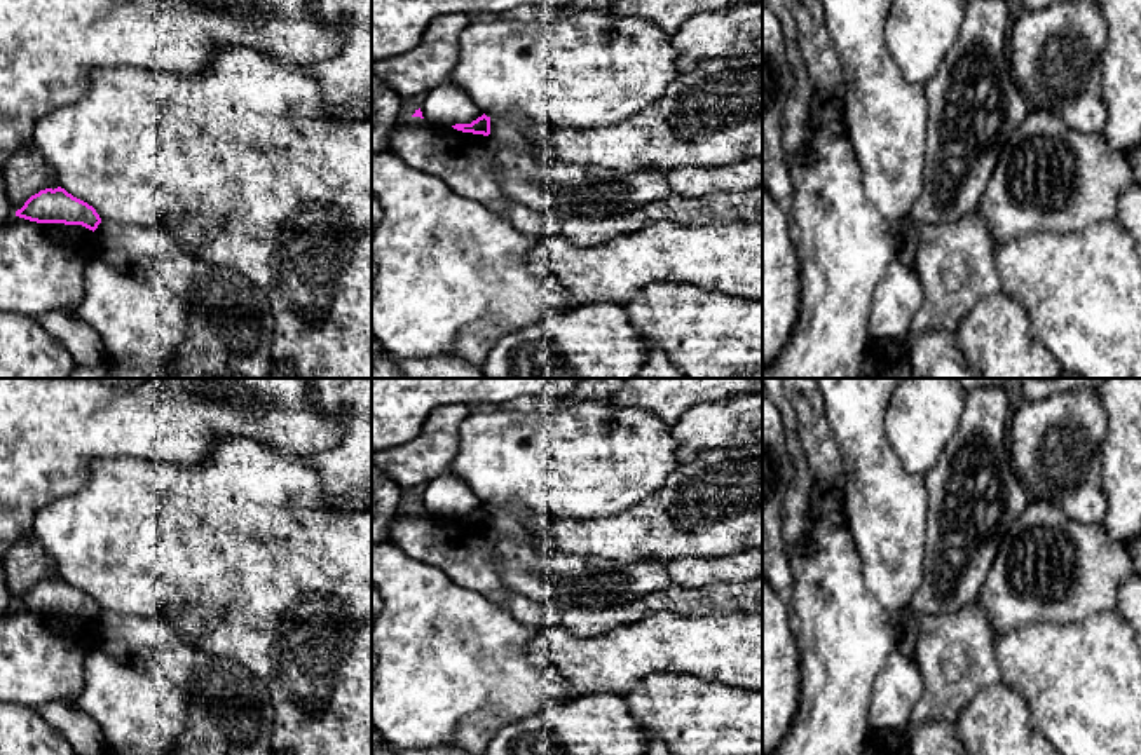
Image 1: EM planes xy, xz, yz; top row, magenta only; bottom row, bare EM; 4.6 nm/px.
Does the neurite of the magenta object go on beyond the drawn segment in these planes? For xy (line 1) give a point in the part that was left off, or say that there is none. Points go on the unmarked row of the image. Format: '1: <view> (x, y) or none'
1: none

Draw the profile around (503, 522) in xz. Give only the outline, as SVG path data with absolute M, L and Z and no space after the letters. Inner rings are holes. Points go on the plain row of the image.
M490 509L489 530L497 535L504 535L516 542L537 548L544 553L555 553L557 548L539 532L530 530L522 520L515 518L508 509Z

